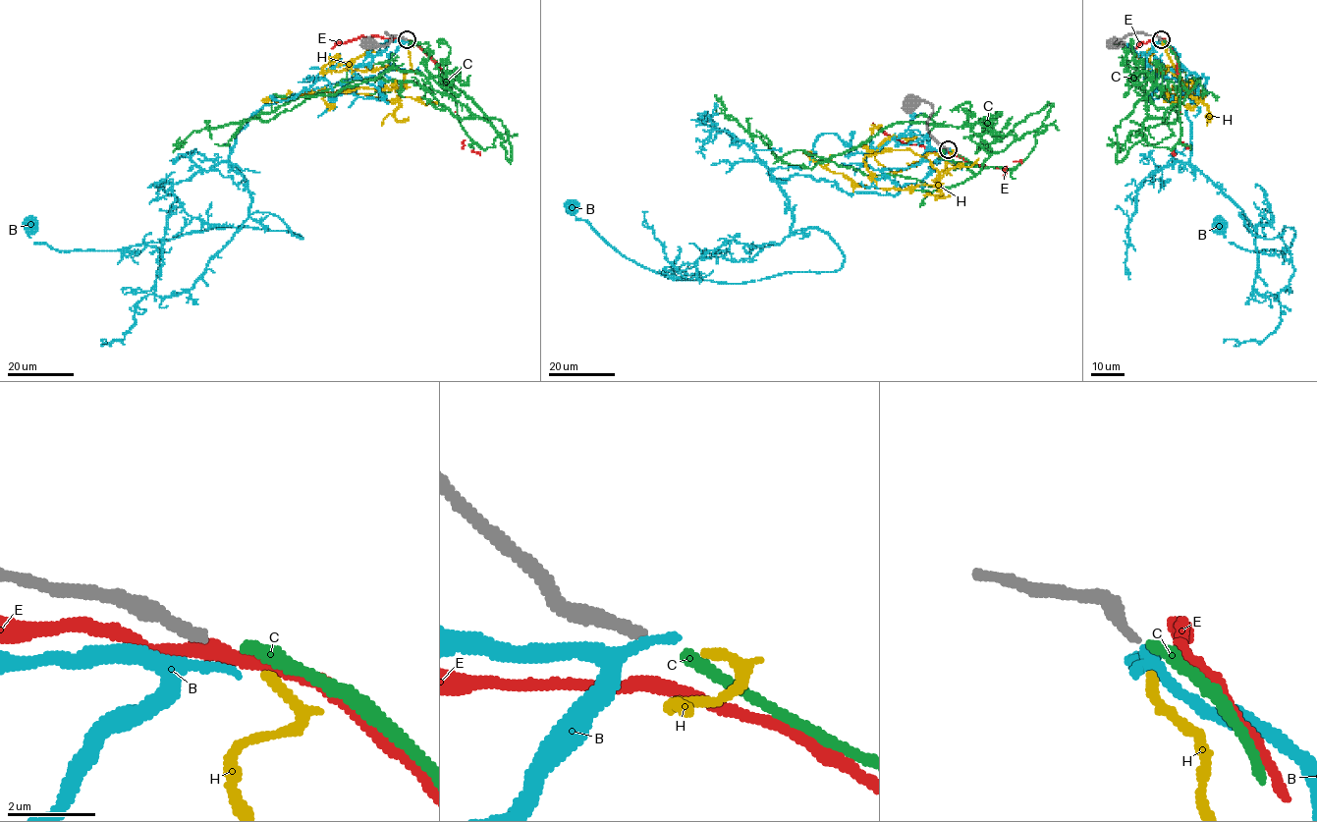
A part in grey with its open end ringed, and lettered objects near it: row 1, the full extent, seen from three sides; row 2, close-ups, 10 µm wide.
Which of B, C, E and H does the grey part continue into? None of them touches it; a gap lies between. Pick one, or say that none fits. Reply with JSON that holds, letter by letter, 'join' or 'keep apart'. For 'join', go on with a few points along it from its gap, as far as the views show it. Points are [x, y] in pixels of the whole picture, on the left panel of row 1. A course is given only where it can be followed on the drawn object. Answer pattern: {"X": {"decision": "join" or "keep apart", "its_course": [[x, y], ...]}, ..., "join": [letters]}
{"B": {"decision": "keep apart"}, "C": {"decision": "join", "its_course": [[409, 40], [438, 65], [460, 124], [493, 146], [491, 124], [423, 76], [397, 69], [193, 131], [172, 145]]}, "E": {"decision": "keep apart"}, "H": {"decision": "keep apart"}, "join": ["C"]}

